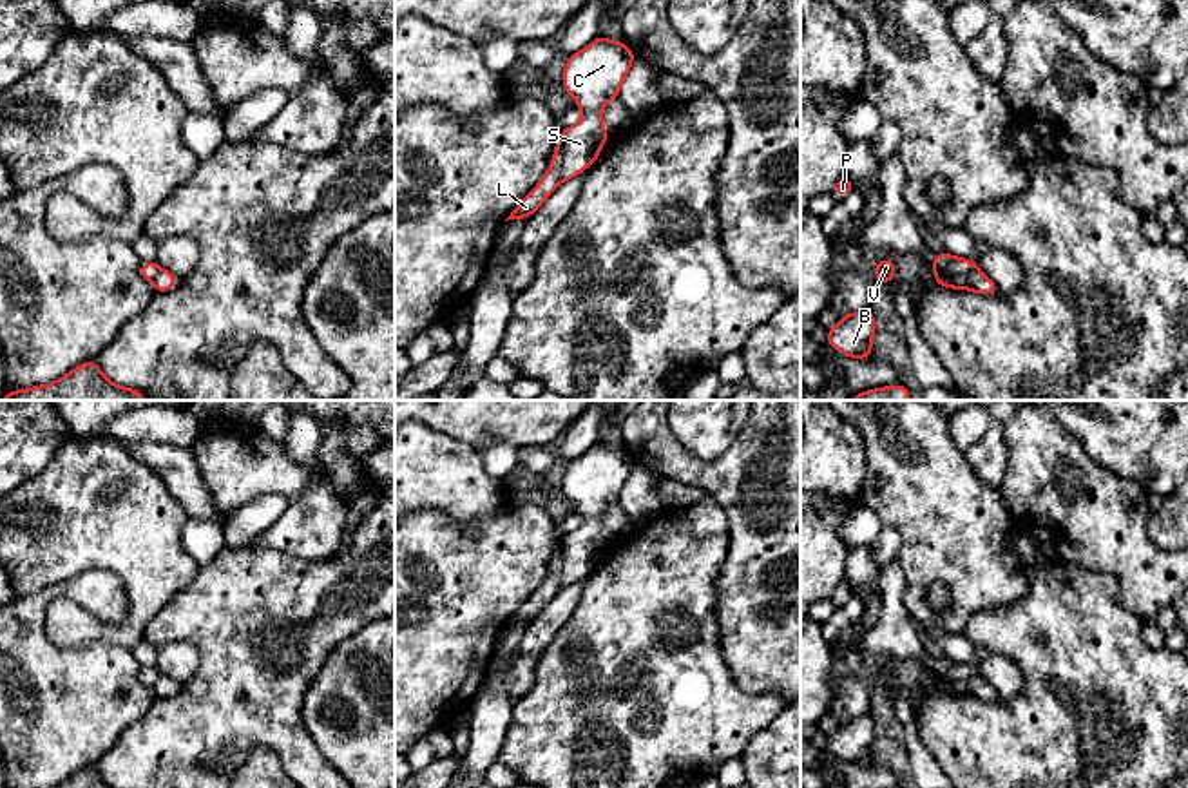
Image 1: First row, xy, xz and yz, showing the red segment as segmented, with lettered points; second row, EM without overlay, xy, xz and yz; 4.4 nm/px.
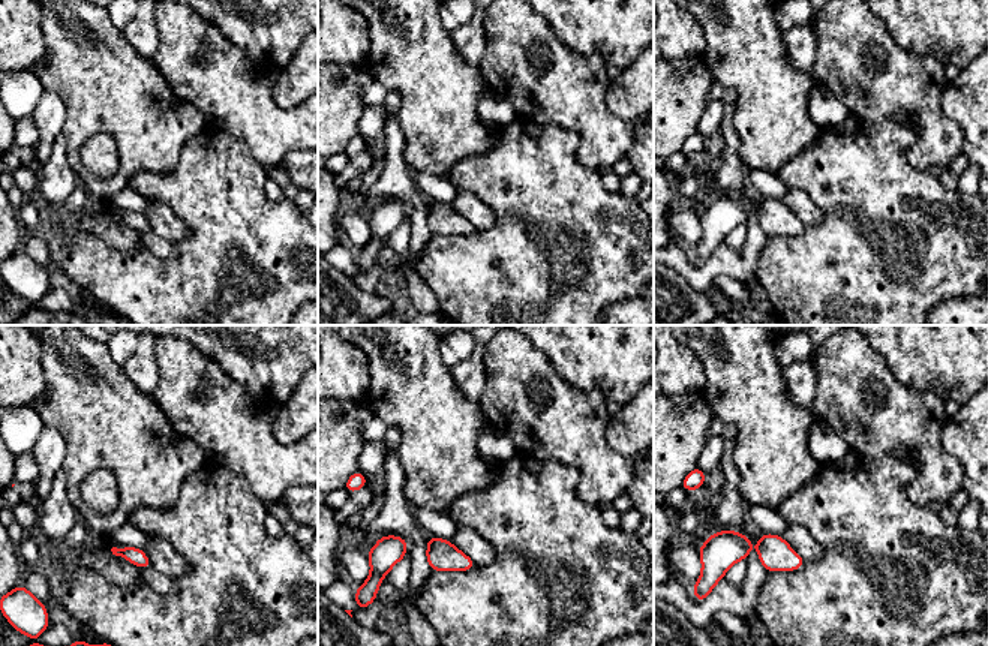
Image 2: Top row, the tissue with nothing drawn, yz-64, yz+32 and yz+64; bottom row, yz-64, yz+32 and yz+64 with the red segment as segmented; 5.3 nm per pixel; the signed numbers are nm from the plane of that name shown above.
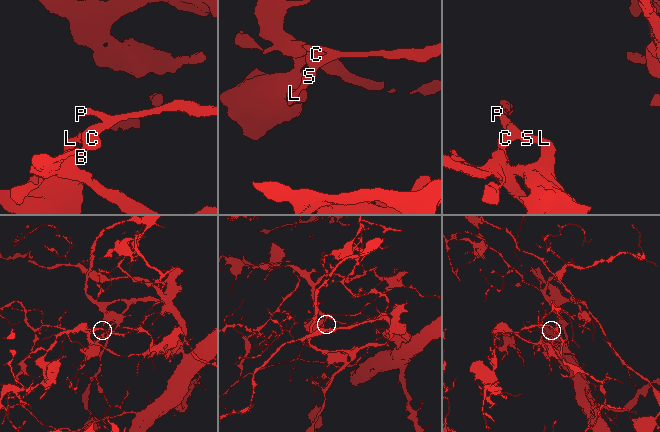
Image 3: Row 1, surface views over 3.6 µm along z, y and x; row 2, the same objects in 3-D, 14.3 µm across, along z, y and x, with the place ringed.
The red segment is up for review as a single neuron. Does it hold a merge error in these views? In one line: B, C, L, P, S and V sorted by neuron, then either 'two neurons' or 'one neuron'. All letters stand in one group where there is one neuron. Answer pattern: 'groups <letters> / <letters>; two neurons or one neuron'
groups B C P S V / L; two neurons

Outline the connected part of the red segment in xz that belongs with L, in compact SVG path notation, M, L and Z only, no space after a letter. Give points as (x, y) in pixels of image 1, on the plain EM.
M558 547L549 576L505 625L529 625L561 589L563 549Z

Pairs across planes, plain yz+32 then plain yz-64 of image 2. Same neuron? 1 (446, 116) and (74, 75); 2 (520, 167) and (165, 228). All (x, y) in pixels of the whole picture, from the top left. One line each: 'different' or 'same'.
1: same
2: different

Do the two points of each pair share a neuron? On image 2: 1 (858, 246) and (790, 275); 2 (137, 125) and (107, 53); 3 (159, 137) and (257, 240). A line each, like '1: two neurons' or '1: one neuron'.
1: one neuron
2: one neuron
3: two neurons

